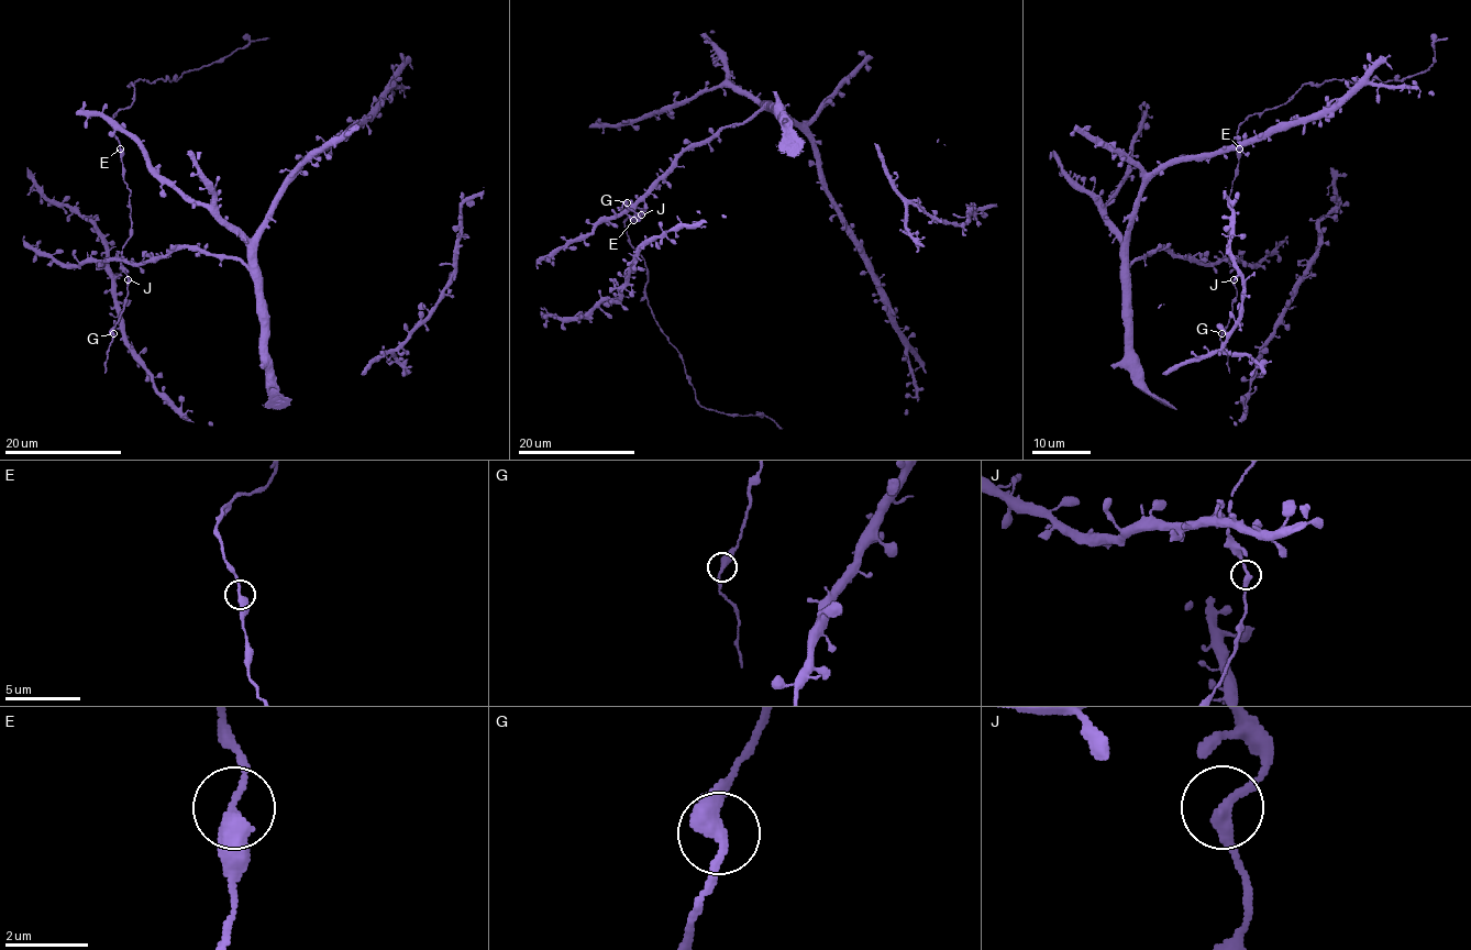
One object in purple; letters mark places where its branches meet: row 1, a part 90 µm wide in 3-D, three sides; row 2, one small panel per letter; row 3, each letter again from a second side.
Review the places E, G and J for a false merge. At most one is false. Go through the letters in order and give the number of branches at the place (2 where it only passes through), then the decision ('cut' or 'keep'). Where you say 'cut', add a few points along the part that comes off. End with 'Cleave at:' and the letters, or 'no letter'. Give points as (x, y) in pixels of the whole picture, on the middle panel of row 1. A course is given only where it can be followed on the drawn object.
E: 2 branches meet; keep
G: 2 branches meet; keep
J: 2 branches meet; keep
Cleave at: no letter

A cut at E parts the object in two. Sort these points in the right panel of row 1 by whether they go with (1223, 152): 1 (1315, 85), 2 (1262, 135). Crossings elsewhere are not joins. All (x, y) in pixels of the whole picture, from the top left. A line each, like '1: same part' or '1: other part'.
1: other part
2: same part

